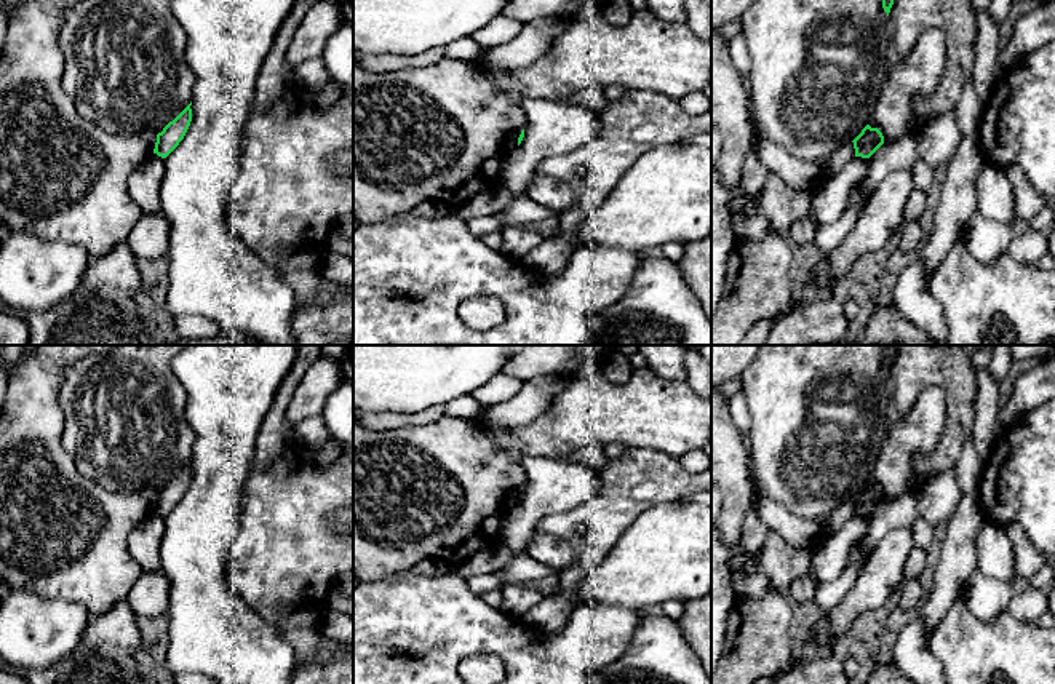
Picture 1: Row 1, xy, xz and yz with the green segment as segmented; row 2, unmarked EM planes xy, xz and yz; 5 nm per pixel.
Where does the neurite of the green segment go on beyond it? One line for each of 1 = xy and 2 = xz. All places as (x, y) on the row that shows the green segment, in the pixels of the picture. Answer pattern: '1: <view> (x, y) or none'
1: none
2: none

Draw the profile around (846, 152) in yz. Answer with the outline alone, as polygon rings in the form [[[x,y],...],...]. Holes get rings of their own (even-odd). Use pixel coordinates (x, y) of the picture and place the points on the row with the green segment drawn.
[[[849,141],[846,144],[842,144],[841,147],[838,147],[833,153],[831,158],[828,161],[830,169],[833,173],[839,171],[841,168],[844,168],[852,158],[855,157],[855,149],[854,149],[854,142]]]

